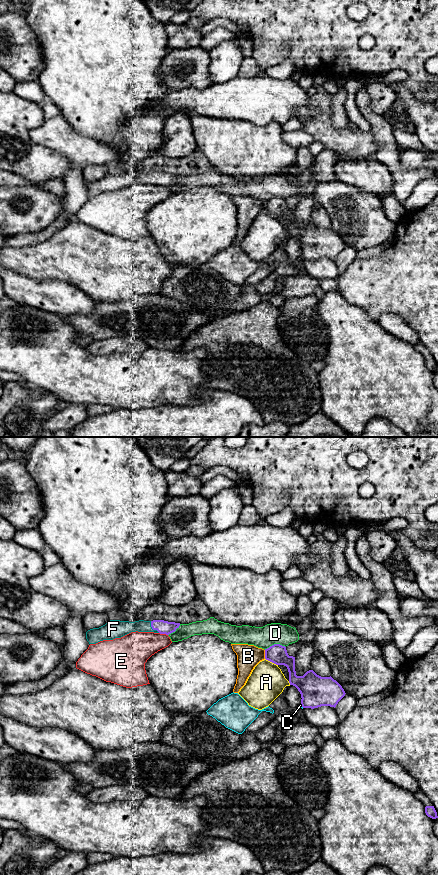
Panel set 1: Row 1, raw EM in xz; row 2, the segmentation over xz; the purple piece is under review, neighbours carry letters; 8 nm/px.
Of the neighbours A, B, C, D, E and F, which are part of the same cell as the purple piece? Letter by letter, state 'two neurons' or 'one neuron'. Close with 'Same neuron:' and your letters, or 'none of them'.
A: two neurons
B: two neurons
C: two neurons
D: two neurons
E: two neurons
F: one neuron
Same neuron: F

